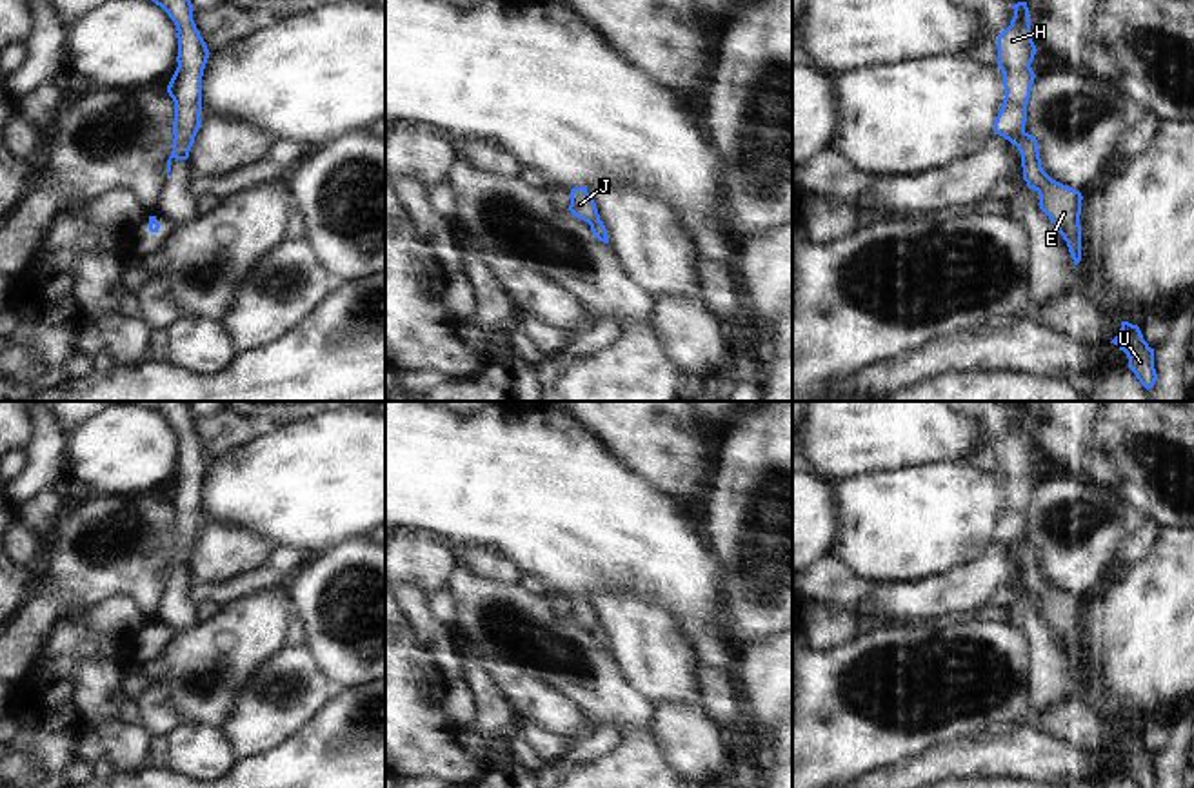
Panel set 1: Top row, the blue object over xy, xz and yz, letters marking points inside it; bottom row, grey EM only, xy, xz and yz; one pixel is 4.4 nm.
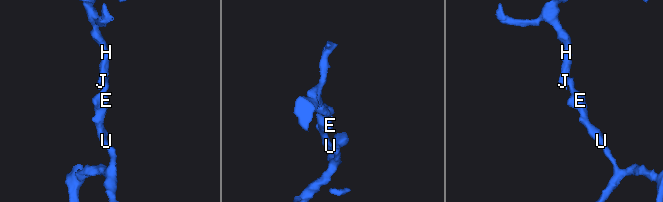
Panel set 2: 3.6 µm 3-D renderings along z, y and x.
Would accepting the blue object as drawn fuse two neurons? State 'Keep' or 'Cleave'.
Cleave

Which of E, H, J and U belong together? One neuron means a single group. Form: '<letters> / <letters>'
E U / H J

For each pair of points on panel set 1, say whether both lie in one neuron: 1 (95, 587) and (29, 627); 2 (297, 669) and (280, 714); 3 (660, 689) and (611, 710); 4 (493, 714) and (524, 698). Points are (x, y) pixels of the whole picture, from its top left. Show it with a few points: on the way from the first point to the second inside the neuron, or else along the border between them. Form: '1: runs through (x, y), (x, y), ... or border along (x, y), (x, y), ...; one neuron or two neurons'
1: runs through (79, 587), (69, 587), (46, 610); one neuron
2: runs through (291, 679), (280, 694), (280, 703); one neuron
3: border along (618, 661), (624, 676), (655, 707); two neurons
4: border along (484, 672), (504, 698), (518, 725); two neurons

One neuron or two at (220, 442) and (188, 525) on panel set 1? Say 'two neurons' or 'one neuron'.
two neurons

